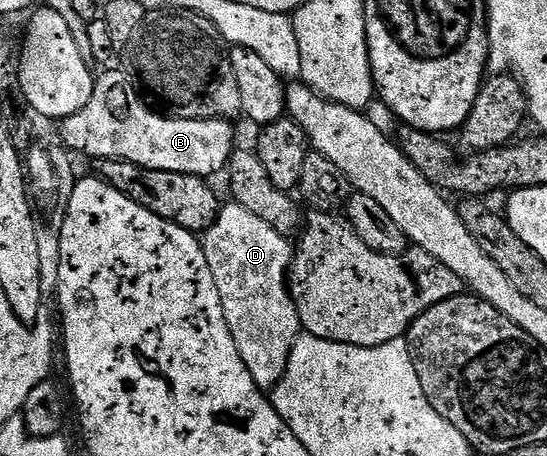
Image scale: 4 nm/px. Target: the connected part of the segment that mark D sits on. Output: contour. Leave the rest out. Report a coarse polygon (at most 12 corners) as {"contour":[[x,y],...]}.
{"contour":[[233,203],[200,240],[236,351],[273,390],[302,329],[291,242]]}

